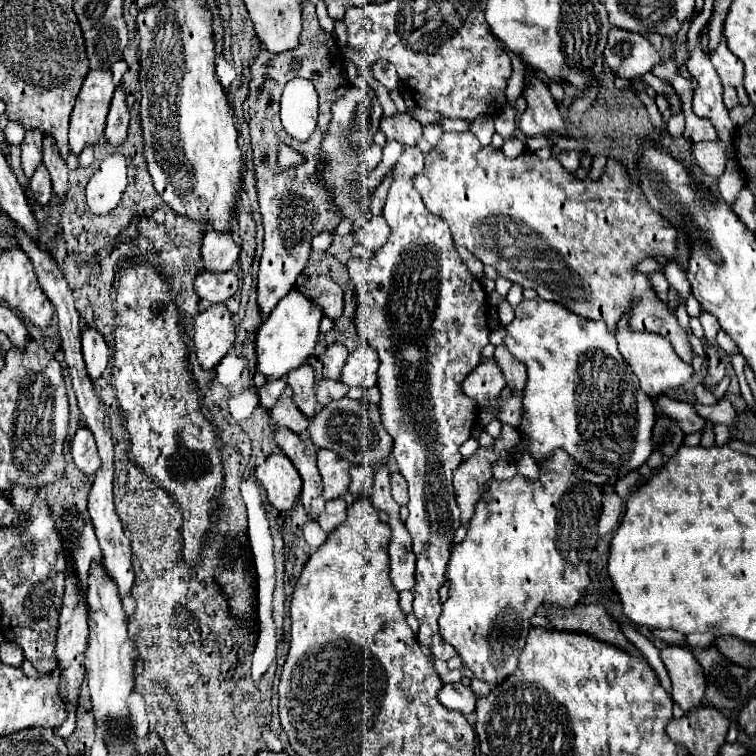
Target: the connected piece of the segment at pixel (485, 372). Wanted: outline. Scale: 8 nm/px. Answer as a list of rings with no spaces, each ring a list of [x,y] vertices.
[[[482,359],[482,363],[464,379],[462,393],[474,399],[480,409],[484,409],[488,403],[500,397],[504,387],[506,387],[506,381],[498,371],[498,365],[494,363],[494,359]]]

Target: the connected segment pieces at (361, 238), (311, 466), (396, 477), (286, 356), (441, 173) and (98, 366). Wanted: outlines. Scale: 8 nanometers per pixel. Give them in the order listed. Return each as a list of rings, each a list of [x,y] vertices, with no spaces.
[[[372,217],[364,227],[360,227],[354,233],[354,241],[362,243],[370,251],[380,249],[388,241],[388,237],[390,237],[390,229],[382,217]]]
[[[278,425],[274,429],[274,439],[276,439],[278,447],[290,457],[290,461],[298,469],[298,473],[304,481],[300,501],[304,503],[306,511],[316,519],[316,515],[310,509],[310,501],[312,501],[312,497],[322,493],[322,481],[320,481],[320,473],[316,469],[316,449],[314,449],[312,441],[310,439],[302,441],[298,435],[294,435],[292,431],[278,427]]]
[[[398,469],[392,471],[390,483],[392,483],[392,497],[394,497],[400,505],[406,505],[406,503],[408,503],[408,489],[406,489],[406,481],[404,481],[404,477],[400,475]]]
[[[294,287],[284,299],[280,299],[276,309],[270,313],[270,317],[264,321],[264,325],[260,325],[256,333],[258,371],[268,379],[278,379],[286,375],[290,369],[296,369],[302,363],[306,363],[306,359],[312,355],[316,347],[322,317],[324,317],[322,307],[316,305],[298,287]]]
[[[470,131],[444,133],[436,149],[426,157],[424,169],[414,177],[414,189],[430,213],[448,221],[454,243],[464,245],[484,265],[492,265],[498,275],[522,287],[532,287],[542,299],[560,303],[576,315],[604,321],[610,333],[618,331],[618,323],[626,313],[632,331],[666,337],[676,353],[686,363],[692,363],[694,351],[686,329],[678,325],[668,303],[658,297],[648,273],[636,271],[636,265],[648,257],[664,255],[668,261],[676,261],[680,247],[678,229],[650,207],[644,191],[630,179],[622,161],[608,159],[598,181],[582,181],[564,169],[556,157],[544,161],[536,153],[526,151],[516,159],[508,159],[492,145],[482,147]]]
[[[94,327],[82,329],[82,355],[86,361],[86,369],[92,381],[96,381],[108,365],[110,347],[106,345],[102,333]]]

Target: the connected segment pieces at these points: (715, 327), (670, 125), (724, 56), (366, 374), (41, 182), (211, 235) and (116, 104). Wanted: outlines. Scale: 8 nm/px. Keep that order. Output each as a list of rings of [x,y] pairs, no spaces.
[[[702,313],[702,315],[700,315],[700,321],[702,321],[702,327],[704,327],[706,339],[716,339],[716,335],[718,335],[718,331],[720,331],[720,325],[718,325],[716,317],[712,317],[710,313]]]
[[[676,115],[676,117],[670,117],[670,121],[666,123],[666,129],[672,137],[682,137],[684,133],[684,117],[682,115]]]
[[[722,39],[720,45],[710,53],[710,61],[712,61],[714,69],[718,71],[720,81],[722,81],[724,87],[726,85],[730,85],[730,87],[742,85],[744,65],[736,55],[732,55],[732,51],[726,45],[726,39]]]
[[[362,343],[346,359],[346,365],[342,369],[342,383],[346,383],[348,387],[370,389],[376,385],[376,371],[378,371],[378,353],[372,345]]]
[[[40,163],[36,173],[32,175],[30,179],[30,189],[34,193],[34,199],[40,203],[40,205],[46,205],[52,197],[52,181],[48,177],[48,169]]]
[[[208,229],[202,239],[202,261],[206,271],[230,271],[232,265],[238,261],[238,255],[240,245],[232,239],[232,233],[218,233],[214,229]]]
[[[118,87],[112,97],[112,105],[106,121],[106,133],[104,133],[106,141],[120,145],[126,139],[128,121],[130,121],[130,109],[126,105],[126,91],[124,87]]]

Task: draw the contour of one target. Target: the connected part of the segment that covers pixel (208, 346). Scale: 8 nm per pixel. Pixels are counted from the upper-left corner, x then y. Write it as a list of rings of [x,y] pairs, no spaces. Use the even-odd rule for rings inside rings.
[[[224,303],[212,305],[194,319],[194,347],[198,363],[204,369],[214,369],[220,359],[234,347],[236,325]]]

